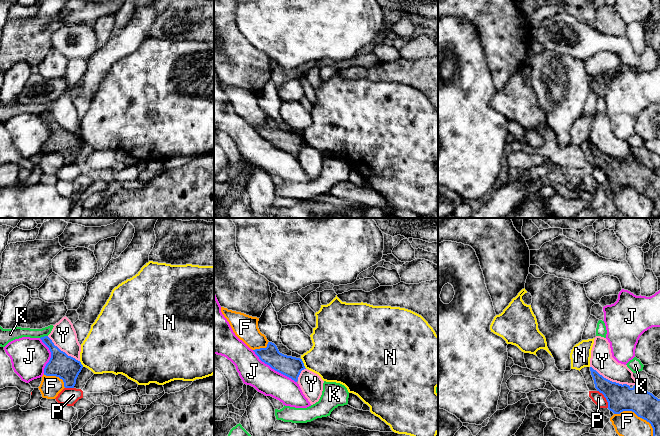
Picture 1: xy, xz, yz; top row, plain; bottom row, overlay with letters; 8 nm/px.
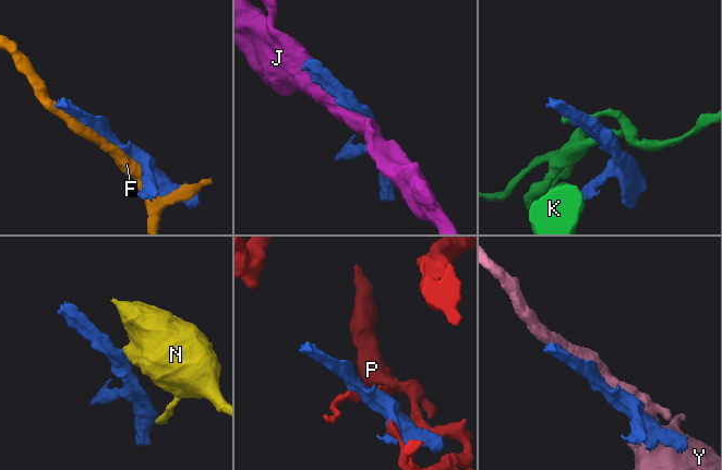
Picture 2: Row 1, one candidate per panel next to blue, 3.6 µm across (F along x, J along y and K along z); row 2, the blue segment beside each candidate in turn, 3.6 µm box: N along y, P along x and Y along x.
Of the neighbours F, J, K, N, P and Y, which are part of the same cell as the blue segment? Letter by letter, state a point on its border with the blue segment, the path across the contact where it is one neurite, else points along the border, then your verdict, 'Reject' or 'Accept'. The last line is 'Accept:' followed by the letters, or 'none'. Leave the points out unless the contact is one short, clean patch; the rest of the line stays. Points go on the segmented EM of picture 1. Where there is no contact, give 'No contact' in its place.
F: Touches blue at yz (638, 416). Reject
J: Touches blue at xz (274, 369). Reject
K: Touches blue at xy (44, 336). Boundary: xy (47, 335), (40, 338). Reject
N: Touches blue at xz (303, 363). Boundary: xz (301, 358), (306, 368). Reject
P: Touches blue at yz (605, 397). Reject
Y: Touches blue at yz (609, 380). Reject
Accept: none

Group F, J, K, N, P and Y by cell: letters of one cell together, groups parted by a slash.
F / J / K / N / P / Y

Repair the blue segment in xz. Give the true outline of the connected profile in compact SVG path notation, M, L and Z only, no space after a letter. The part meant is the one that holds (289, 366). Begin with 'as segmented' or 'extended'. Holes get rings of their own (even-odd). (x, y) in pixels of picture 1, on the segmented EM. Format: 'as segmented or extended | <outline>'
as segmented | M268 342L266 348L253 351L262 362L295 382L298 381L301 371L306 369L302 359L280 353L277 346L272 342Z

